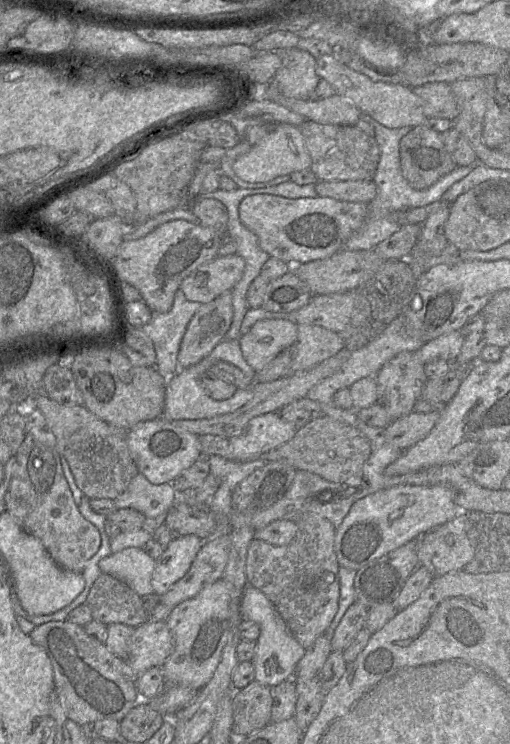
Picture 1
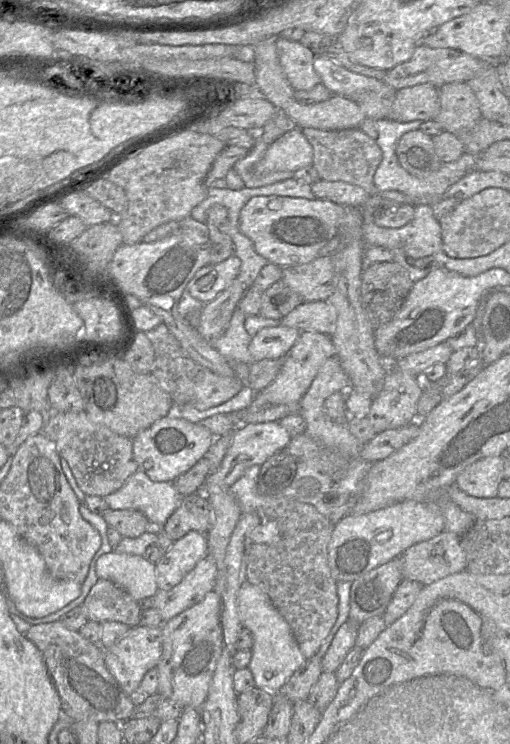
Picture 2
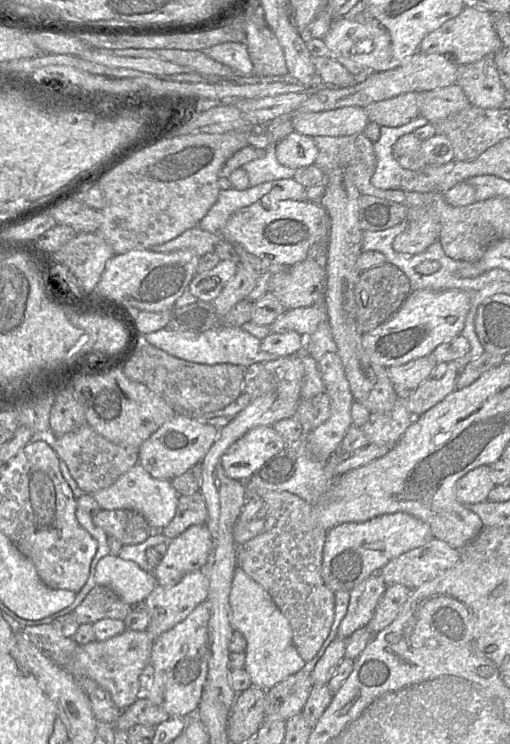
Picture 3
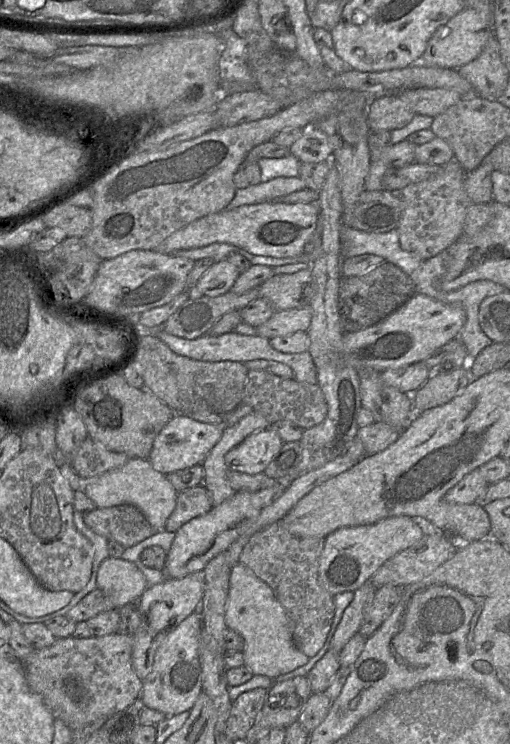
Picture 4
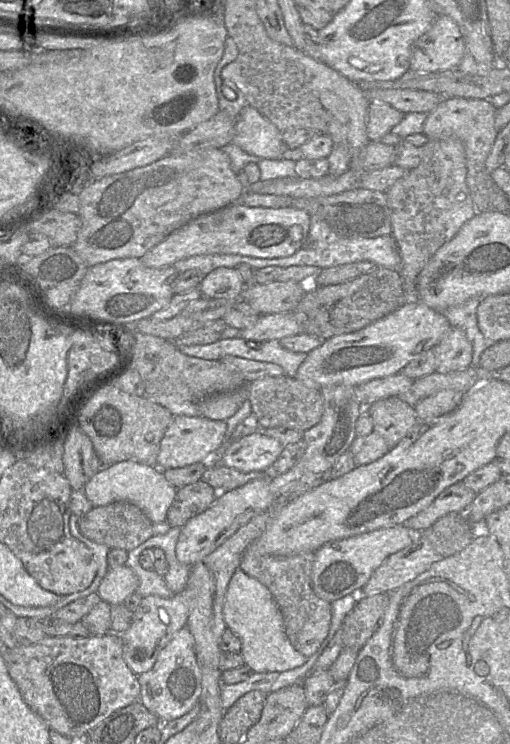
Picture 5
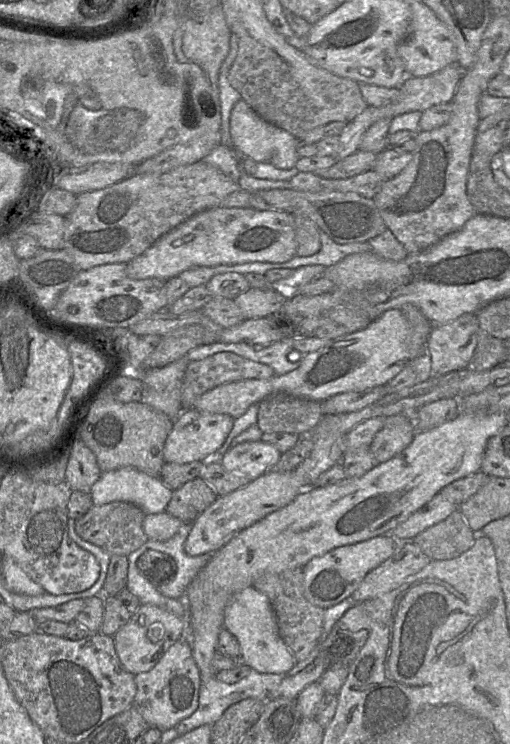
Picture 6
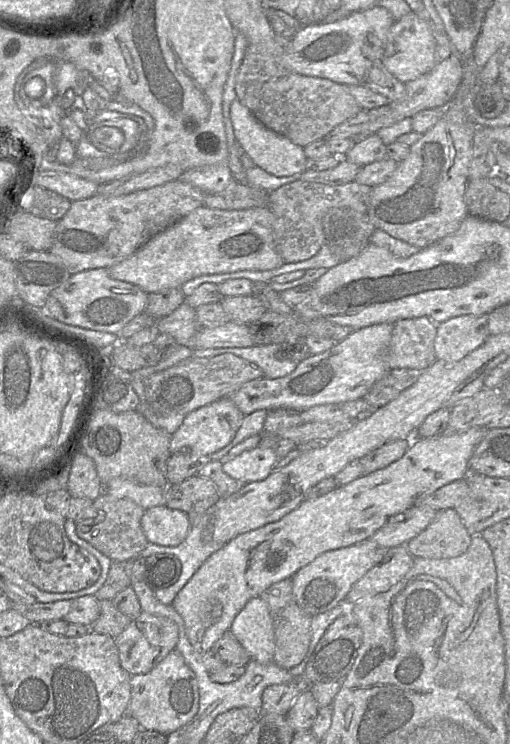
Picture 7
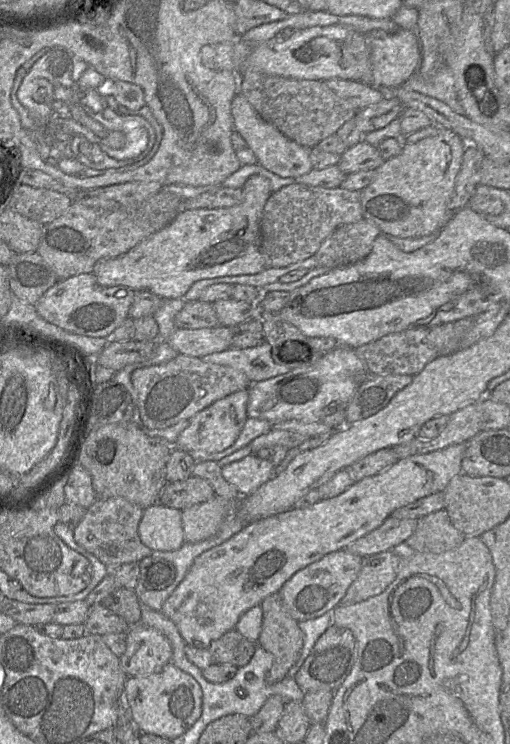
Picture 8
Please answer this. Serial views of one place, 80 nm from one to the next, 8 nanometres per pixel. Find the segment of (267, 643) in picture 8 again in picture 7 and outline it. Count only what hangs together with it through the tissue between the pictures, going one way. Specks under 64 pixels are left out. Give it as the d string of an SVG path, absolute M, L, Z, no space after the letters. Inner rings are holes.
M292 578L272 584L260 595L268 604L273 619L275 651L273 662L285 669L297 666L306 655L311 638L313 616L306 614L296 603L293 596Z

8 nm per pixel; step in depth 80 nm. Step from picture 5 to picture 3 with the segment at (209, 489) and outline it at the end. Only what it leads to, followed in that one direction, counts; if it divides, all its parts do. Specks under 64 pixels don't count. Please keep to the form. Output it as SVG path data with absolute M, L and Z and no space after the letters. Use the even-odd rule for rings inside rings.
M200 491L191 495L179 495L176 514L163 529L163 534L174 539L193 525L206 524L207 519L207 504Z

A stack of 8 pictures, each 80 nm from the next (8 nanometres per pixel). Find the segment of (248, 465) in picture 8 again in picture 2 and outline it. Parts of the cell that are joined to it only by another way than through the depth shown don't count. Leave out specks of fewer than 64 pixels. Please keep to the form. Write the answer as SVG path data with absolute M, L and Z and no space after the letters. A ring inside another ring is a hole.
M278 421L251 423L238 428L233 433L231 445L219 469L207 476L202 492L208 494L229 488L245 474L248 468L254 465L262 466L271 456L286 449L291 438L290 433Z

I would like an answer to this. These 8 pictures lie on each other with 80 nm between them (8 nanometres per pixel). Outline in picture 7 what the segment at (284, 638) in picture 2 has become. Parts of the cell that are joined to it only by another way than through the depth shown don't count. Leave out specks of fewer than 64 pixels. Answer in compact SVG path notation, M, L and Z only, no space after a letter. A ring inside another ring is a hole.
M257 596L251 598L236 615L231 632L249 653L251 659L262 664L273 662L275 635L268 604Z

